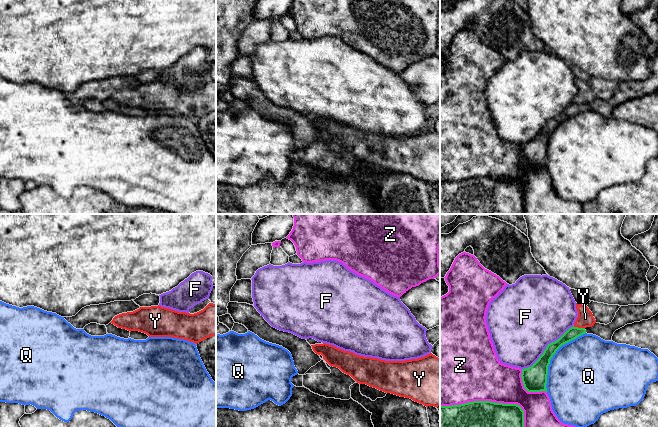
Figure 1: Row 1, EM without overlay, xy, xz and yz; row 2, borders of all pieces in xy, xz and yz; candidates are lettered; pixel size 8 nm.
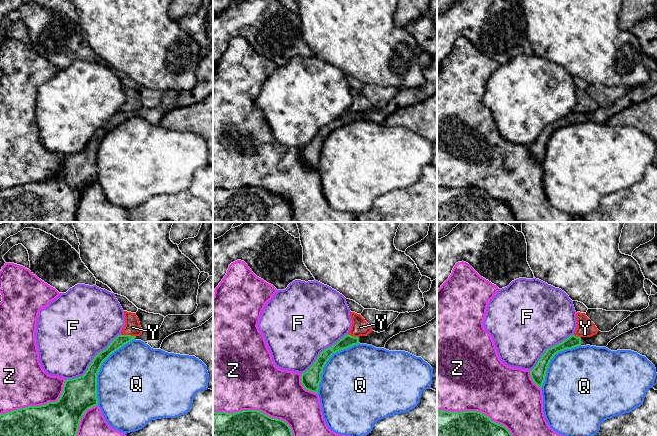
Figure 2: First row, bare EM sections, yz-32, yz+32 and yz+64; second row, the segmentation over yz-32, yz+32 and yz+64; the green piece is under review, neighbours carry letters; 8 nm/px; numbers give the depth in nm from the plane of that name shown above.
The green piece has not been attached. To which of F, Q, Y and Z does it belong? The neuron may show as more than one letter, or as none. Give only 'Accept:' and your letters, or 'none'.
Accept: none

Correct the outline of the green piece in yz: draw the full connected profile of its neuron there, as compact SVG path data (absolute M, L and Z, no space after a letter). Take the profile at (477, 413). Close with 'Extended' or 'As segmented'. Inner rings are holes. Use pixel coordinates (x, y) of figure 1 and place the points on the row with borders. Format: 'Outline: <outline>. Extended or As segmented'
Outline: M473 401L440 406L440 427L524 427L524 411L517 404Z. As segmented

